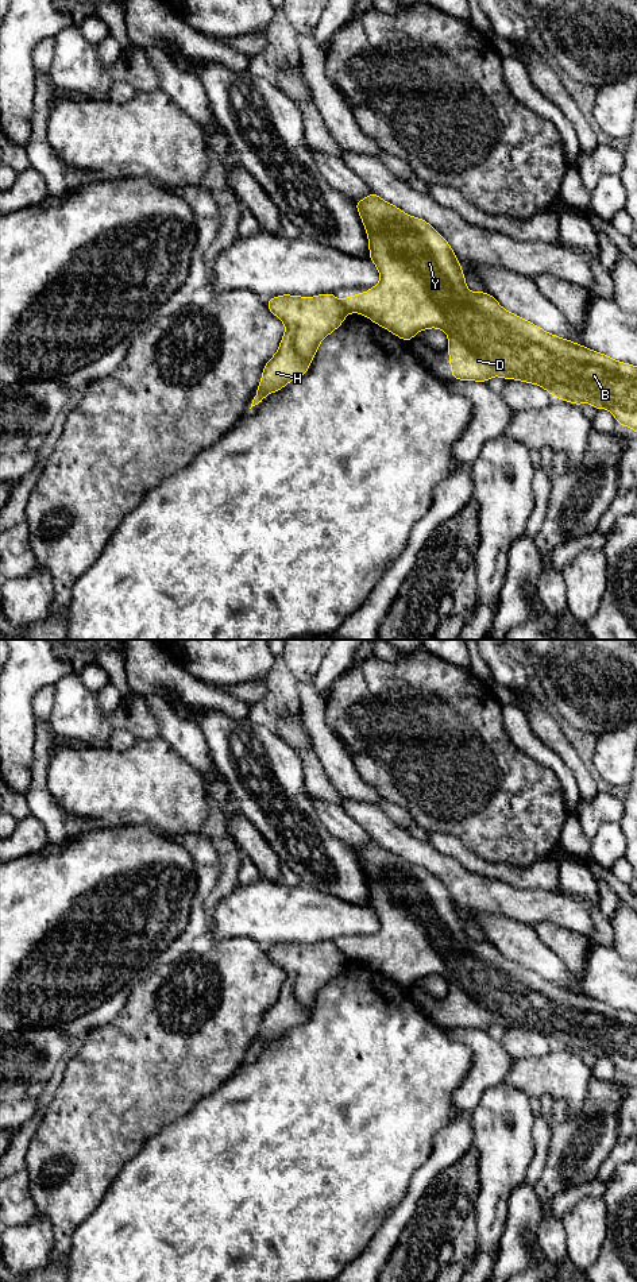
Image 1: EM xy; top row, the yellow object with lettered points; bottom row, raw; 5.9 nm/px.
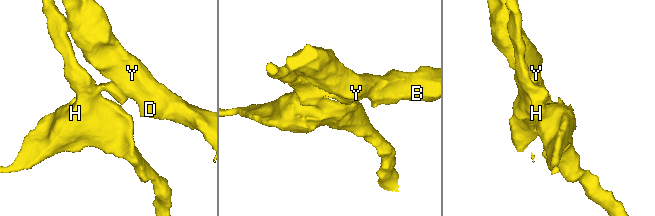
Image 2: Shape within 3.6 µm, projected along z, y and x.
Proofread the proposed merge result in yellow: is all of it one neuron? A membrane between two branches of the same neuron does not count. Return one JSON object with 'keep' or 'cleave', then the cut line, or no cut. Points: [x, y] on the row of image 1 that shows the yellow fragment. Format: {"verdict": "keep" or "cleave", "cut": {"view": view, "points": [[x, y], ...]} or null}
{"verdict": "cleave", "cut": {"view": "xy", "points": [[342, 304], [348, 311]]}}

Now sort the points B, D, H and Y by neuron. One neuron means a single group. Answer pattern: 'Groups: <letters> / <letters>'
Groups: B D Y / H

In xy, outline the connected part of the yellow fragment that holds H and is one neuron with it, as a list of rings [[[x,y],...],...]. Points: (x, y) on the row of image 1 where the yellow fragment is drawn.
[[[333,293],[310,298],[283,294],[270,298],[266,305],[283,321],[286,331],[277,354],[263,367],[251,408],[269,393],[279,391],[290,381],[304,377],[320,341],[339,328],[348,314]]]

